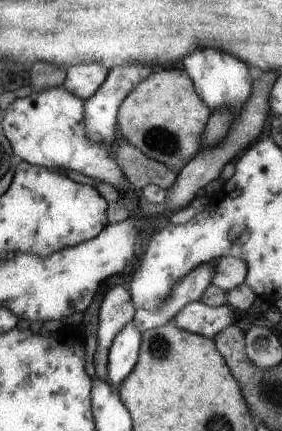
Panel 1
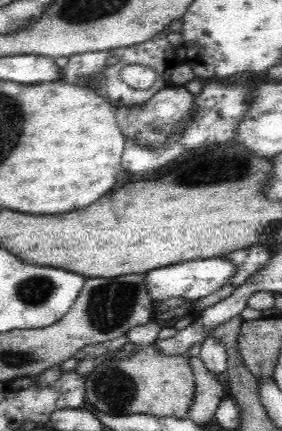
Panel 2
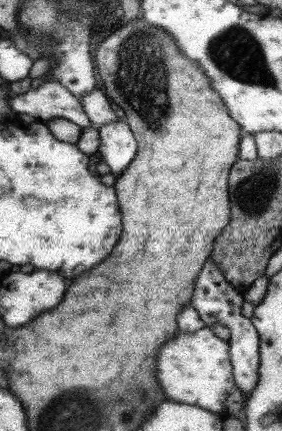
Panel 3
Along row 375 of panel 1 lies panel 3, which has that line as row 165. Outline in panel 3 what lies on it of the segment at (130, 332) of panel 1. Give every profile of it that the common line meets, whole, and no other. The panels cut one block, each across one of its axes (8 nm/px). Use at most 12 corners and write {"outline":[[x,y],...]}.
{"outline":[[125,122],[99,128],[99,160],[119,178],[137,154]]}

